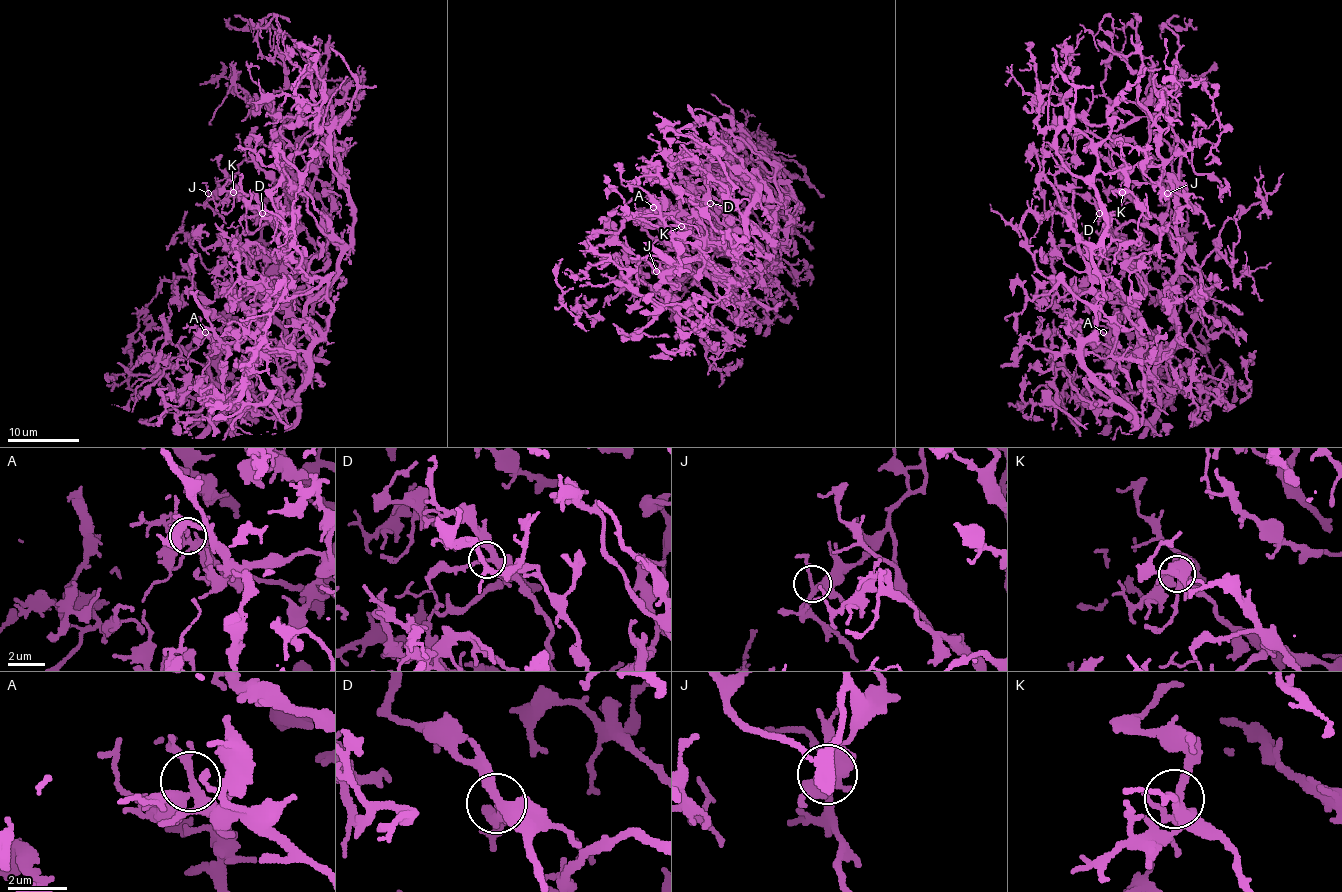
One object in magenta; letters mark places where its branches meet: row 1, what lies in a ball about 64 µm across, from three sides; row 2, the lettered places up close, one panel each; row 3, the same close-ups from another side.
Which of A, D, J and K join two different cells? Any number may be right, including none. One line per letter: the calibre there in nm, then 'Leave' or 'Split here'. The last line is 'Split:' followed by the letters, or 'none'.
A: Thickness 220 nm. Leave
D: Thickness 240 nm. Leave
J: Thickness 220 nm. Leave
K: Thickness 280 nm. Leave
Split: none

